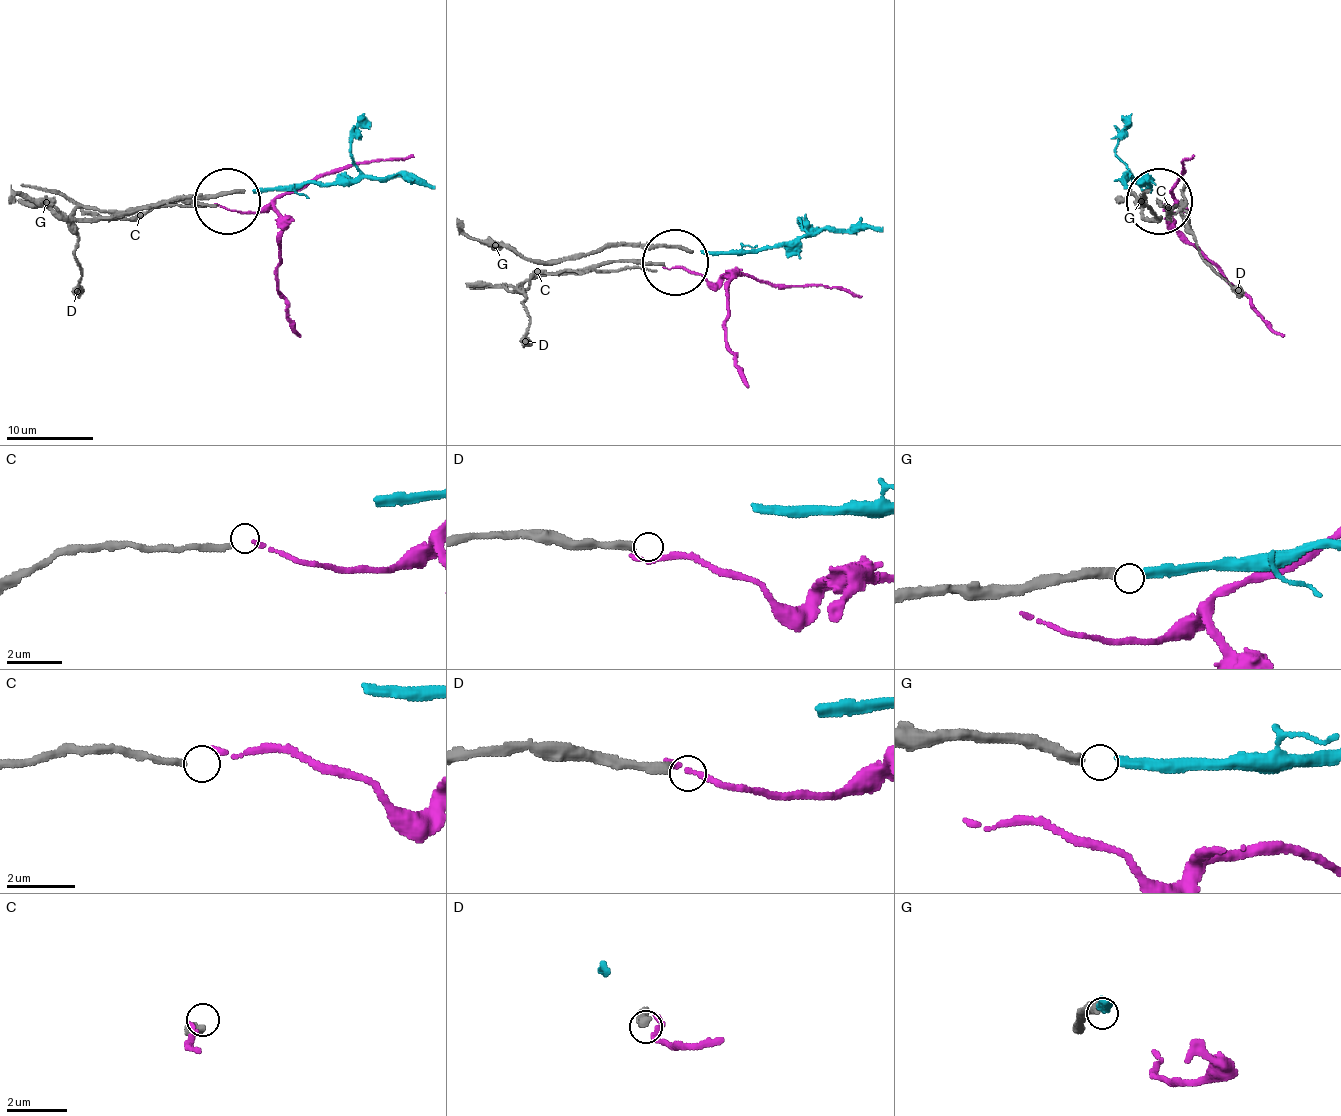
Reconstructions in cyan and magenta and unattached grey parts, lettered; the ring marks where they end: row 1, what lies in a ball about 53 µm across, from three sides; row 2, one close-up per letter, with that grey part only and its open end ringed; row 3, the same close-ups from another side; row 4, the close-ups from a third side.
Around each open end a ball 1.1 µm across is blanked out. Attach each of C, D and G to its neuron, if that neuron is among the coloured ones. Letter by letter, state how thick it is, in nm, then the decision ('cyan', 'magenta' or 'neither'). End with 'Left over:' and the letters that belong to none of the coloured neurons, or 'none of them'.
C: calibre 200 nm; neither
D: calibre 280 nm; neither
G: calibre 300 nm; cyan
Left over: C, D

